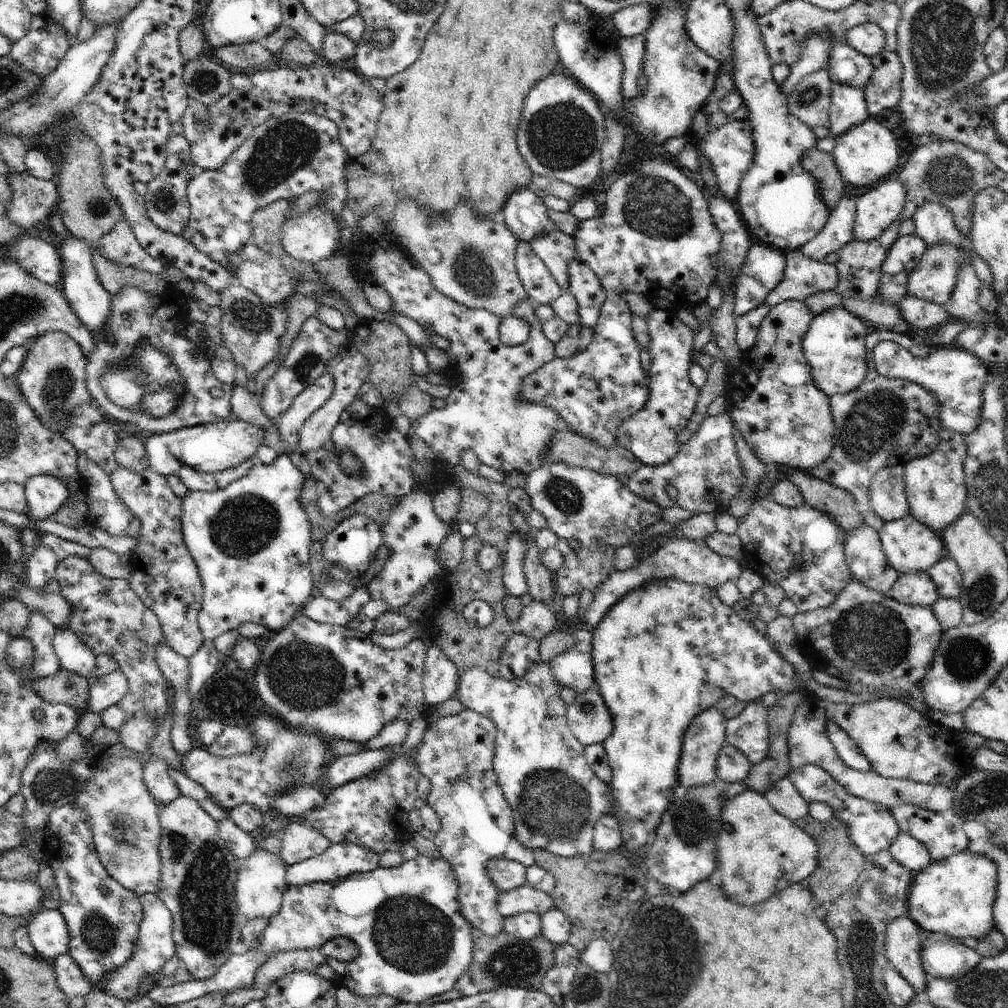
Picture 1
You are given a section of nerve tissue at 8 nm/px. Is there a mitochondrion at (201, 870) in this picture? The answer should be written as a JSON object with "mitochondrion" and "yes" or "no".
{"mitochondrion":"yes"}

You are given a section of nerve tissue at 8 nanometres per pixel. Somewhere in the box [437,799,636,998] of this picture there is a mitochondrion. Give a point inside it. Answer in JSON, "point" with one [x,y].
{"point":[512,962]}

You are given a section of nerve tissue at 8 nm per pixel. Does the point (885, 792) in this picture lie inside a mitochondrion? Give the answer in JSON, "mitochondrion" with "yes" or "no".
{"mitochondrion":"no"}

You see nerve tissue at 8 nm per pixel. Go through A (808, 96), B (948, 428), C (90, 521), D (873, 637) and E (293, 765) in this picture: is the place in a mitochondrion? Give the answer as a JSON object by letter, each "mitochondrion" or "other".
{"A":"mitochondrion","B":"other","C":"other","D":"mitochondrion","E":"mitochondrion"}

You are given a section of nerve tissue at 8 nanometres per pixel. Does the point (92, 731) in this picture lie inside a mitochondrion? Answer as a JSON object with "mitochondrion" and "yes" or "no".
{"mitochondrion":"no"}

